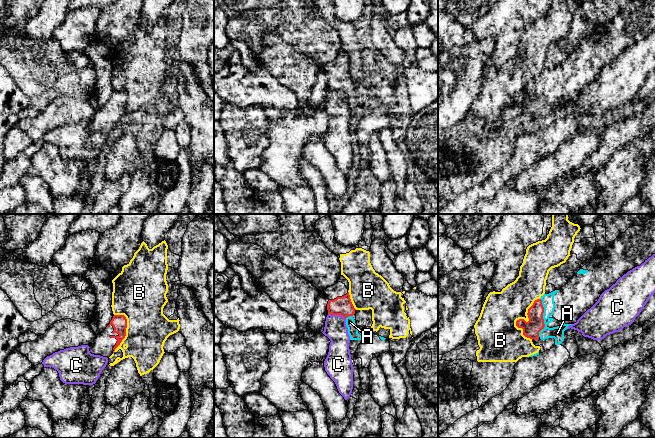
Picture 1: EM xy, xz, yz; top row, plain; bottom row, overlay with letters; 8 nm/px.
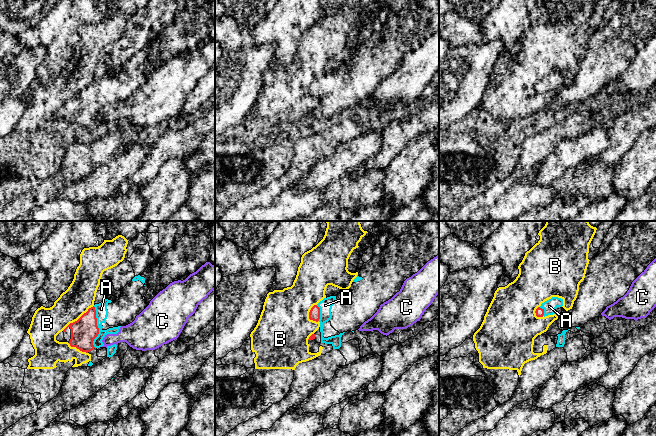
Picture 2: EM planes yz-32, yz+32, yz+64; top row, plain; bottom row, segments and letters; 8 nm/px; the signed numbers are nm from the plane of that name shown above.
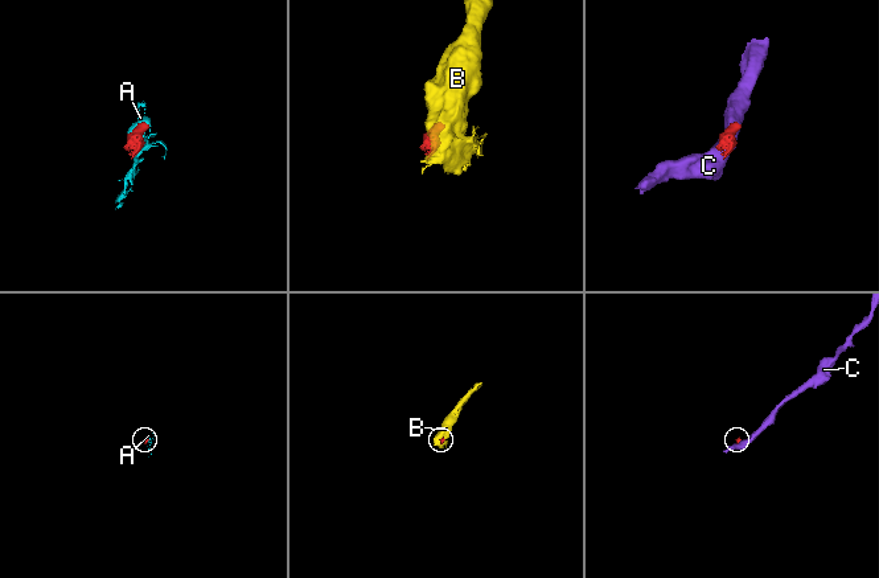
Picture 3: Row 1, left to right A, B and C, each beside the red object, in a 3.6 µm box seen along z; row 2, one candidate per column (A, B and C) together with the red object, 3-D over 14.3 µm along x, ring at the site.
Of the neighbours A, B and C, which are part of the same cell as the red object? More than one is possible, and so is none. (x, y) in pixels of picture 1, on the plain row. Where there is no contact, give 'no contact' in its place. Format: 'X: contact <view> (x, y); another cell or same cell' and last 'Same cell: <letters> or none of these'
A: contact yz (542, 93); same cell
B: contact yz (523, 95); another cell
C: contact xz (337, 90); another cell
Same cell: A

